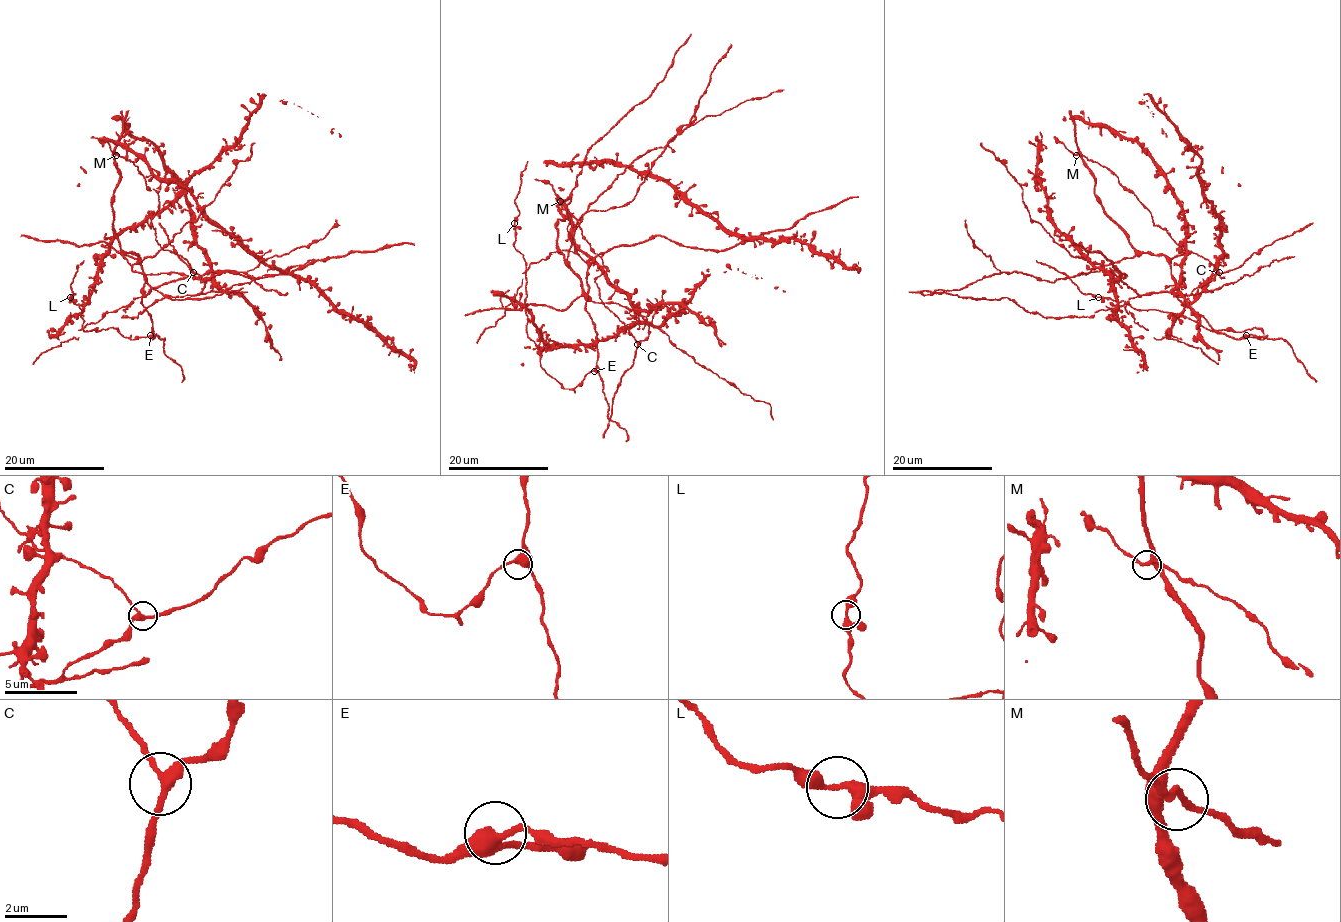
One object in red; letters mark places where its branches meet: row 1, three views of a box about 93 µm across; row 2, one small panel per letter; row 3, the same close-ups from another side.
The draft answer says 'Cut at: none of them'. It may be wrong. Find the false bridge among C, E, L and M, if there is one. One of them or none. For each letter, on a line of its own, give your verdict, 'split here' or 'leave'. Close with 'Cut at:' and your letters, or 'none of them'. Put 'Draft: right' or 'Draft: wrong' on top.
Draft: right
C: leave
E: leave
L: leave
M: leave
Cut at: none of them

